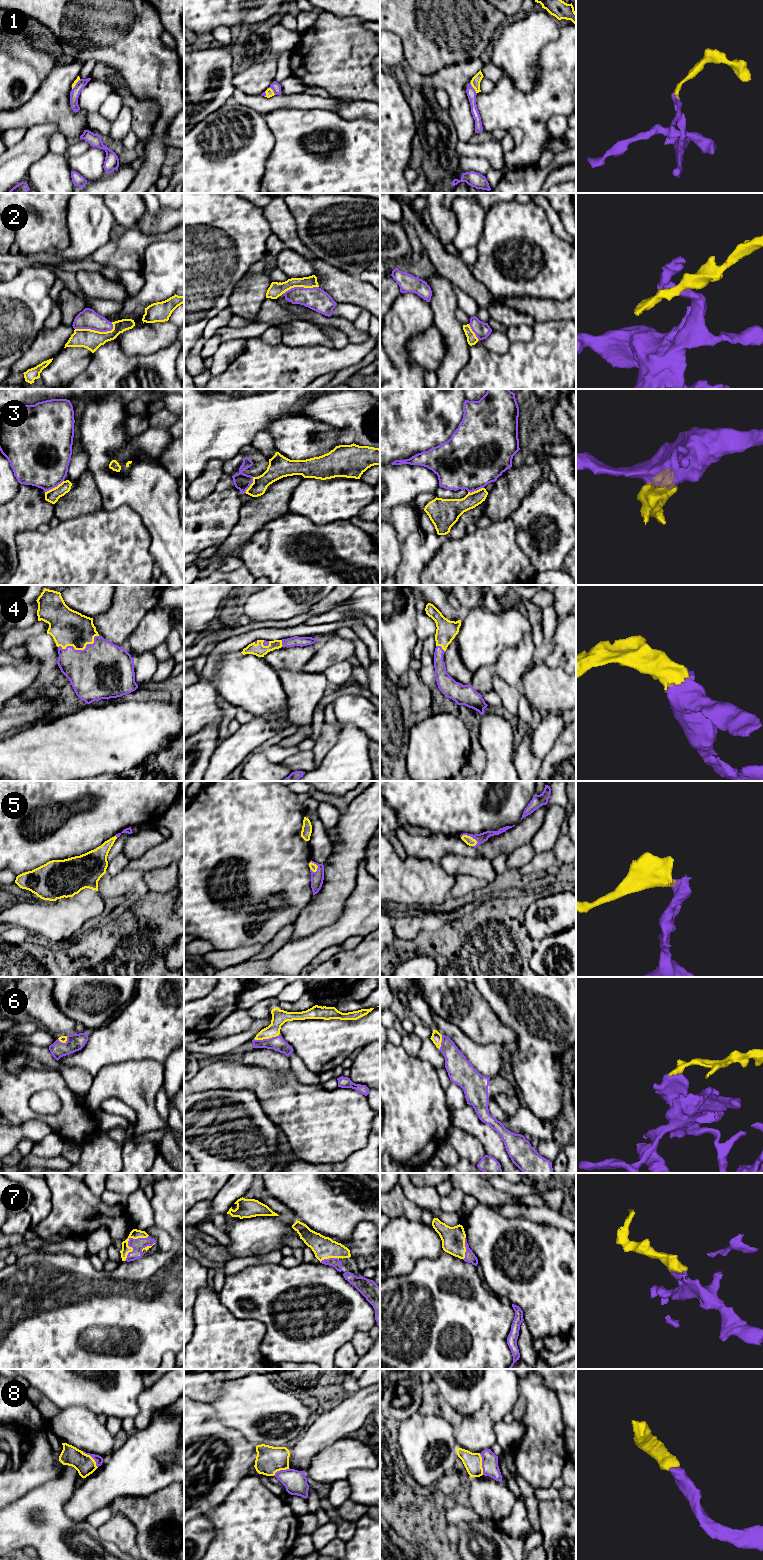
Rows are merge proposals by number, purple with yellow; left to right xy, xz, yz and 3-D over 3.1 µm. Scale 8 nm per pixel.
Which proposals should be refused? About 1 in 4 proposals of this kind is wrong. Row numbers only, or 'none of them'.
2, 3

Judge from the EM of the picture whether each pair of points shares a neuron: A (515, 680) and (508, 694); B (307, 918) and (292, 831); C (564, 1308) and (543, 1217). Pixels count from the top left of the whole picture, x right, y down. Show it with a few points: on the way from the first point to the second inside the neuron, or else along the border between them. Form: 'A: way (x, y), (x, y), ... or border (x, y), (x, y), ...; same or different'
A: border (493, 672), (510, 685), (518, 687); different
B: border (313, 895), (310, 902), (293, 922); different
C: border (521, 1217), (538, 1223), (549, 1223), (565, 1230); different

